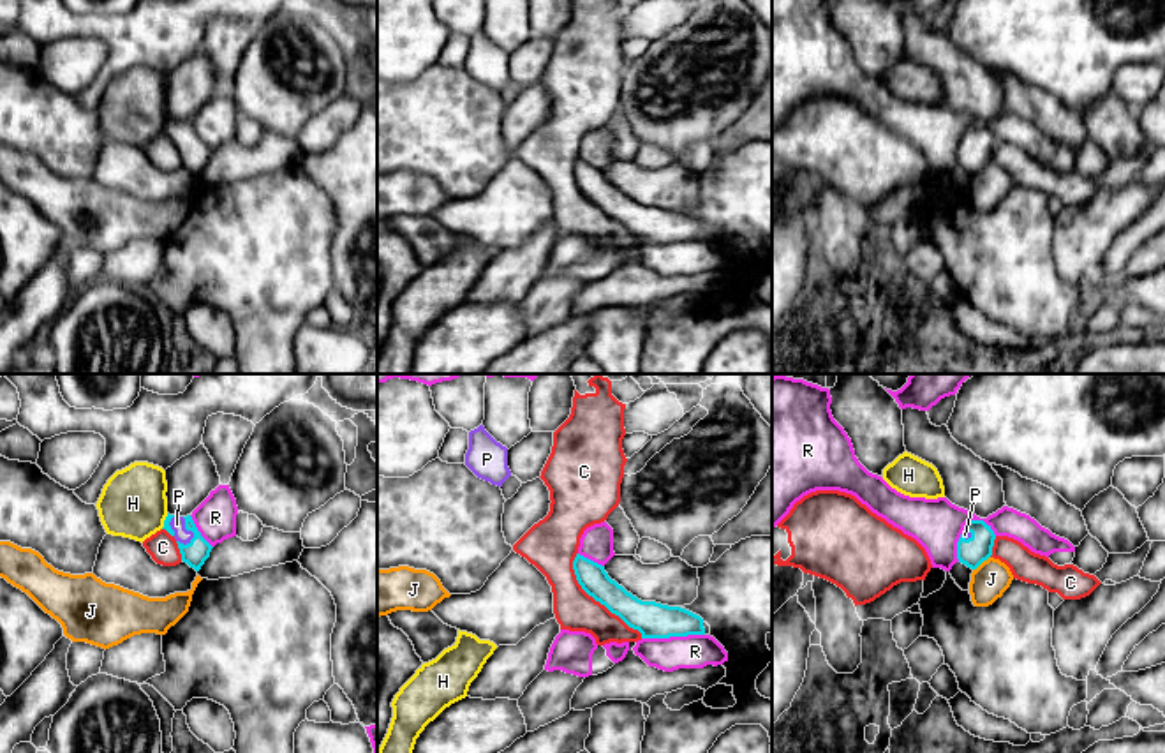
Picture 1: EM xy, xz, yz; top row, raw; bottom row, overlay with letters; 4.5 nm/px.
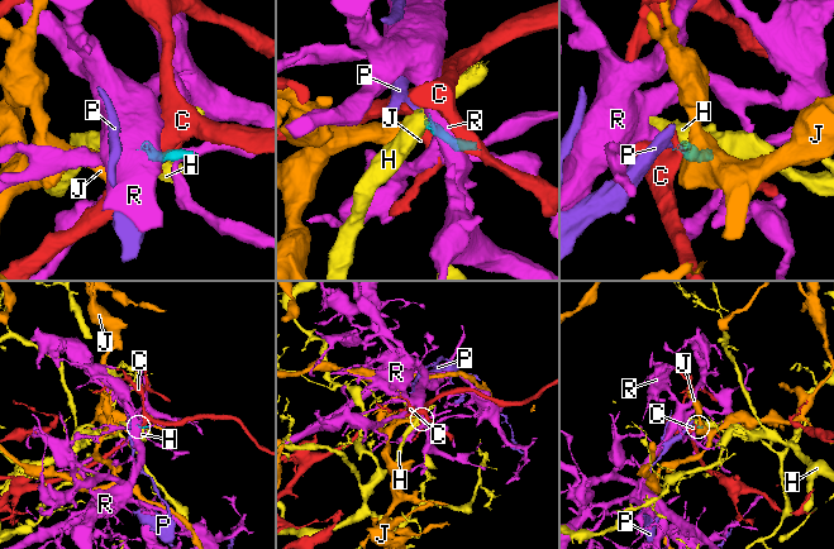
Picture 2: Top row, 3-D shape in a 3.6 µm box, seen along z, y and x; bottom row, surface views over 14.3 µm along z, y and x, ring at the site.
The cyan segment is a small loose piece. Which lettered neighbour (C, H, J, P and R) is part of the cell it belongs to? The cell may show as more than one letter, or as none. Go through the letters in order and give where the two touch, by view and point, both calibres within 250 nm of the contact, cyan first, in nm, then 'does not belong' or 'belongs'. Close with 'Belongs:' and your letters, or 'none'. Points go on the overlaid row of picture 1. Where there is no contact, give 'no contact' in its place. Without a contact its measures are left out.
C: xz (596, 600) | 150/190 nm | does not belong
H: xy (164, 521) | 30/300 nm | does not belong
J: yz (980, 563) | 130/170 nm | does not belong
P: xy (191, 529) | 110/70 nm | belongs
R: yz (961, 535) | 130/240 nm | does not belong
Belongs: P

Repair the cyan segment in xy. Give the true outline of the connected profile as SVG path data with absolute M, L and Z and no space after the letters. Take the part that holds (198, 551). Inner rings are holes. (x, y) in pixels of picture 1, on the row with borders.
M167 513L162 529L176 540L182 561L199 571L213 547L201 536L192 517L174 517Z

